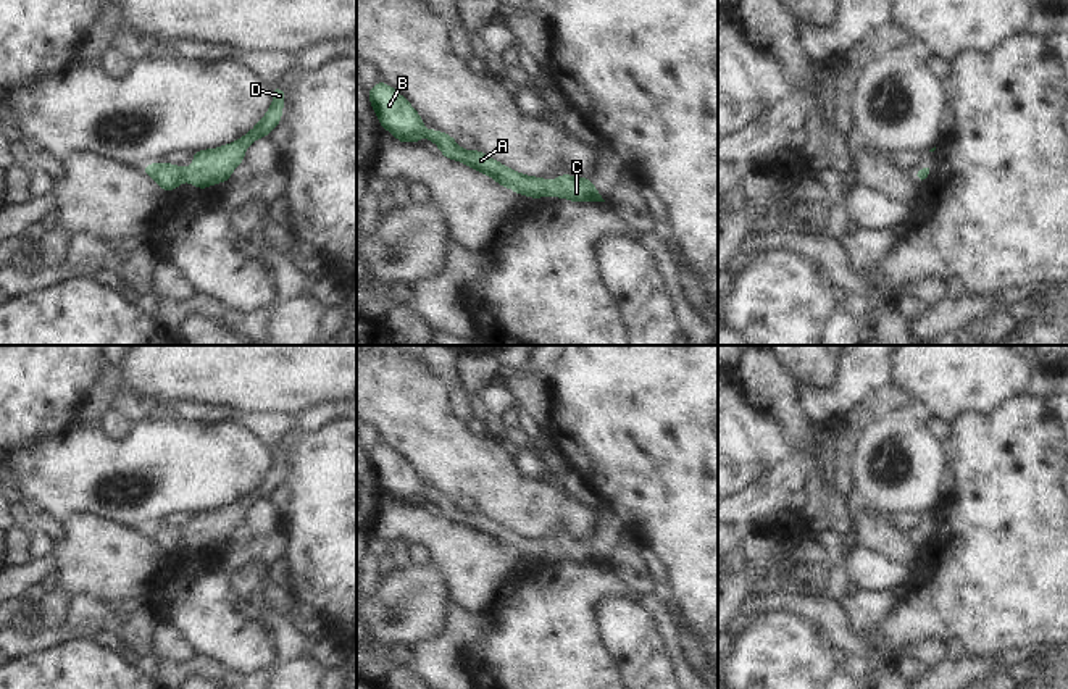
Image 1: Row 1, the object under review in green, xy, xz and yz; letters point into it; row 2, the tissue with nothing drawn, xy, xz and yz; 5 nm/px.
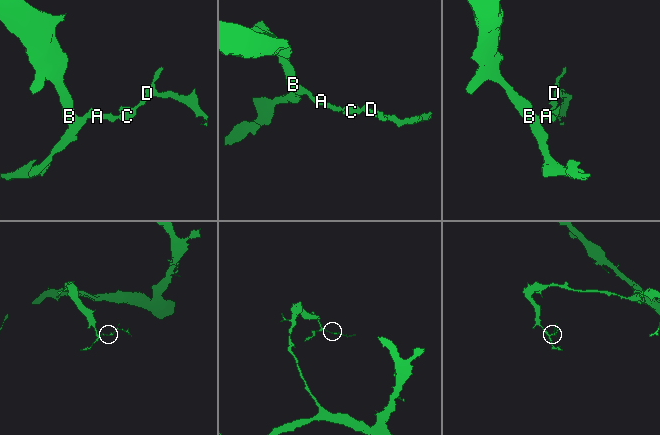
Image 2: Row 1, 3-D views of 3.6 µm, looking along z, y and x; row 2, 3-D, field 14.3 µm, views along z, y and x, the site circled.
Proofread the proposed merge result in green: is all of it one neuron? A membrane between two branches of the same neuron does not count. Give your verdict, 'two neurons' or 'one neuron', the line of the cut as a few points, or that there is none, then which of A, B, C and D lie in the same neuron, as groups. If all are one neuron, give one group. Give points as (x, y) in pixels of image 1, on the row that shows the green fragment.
one neuron | no cut | A B C D

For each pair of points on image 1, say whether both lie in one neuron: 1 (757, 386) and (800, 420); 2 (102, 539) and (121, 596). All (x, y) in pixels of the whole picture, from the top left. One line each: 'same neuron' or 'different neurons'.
1: same neuron
2: same neuron

